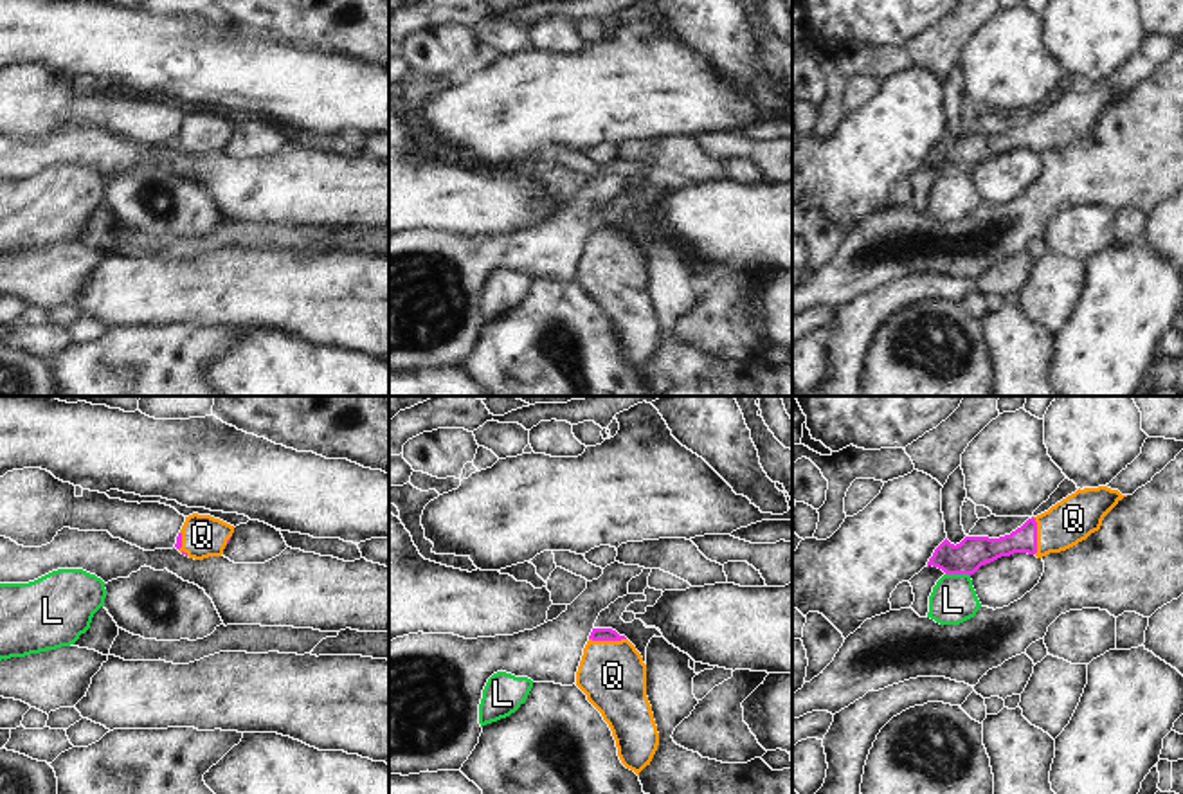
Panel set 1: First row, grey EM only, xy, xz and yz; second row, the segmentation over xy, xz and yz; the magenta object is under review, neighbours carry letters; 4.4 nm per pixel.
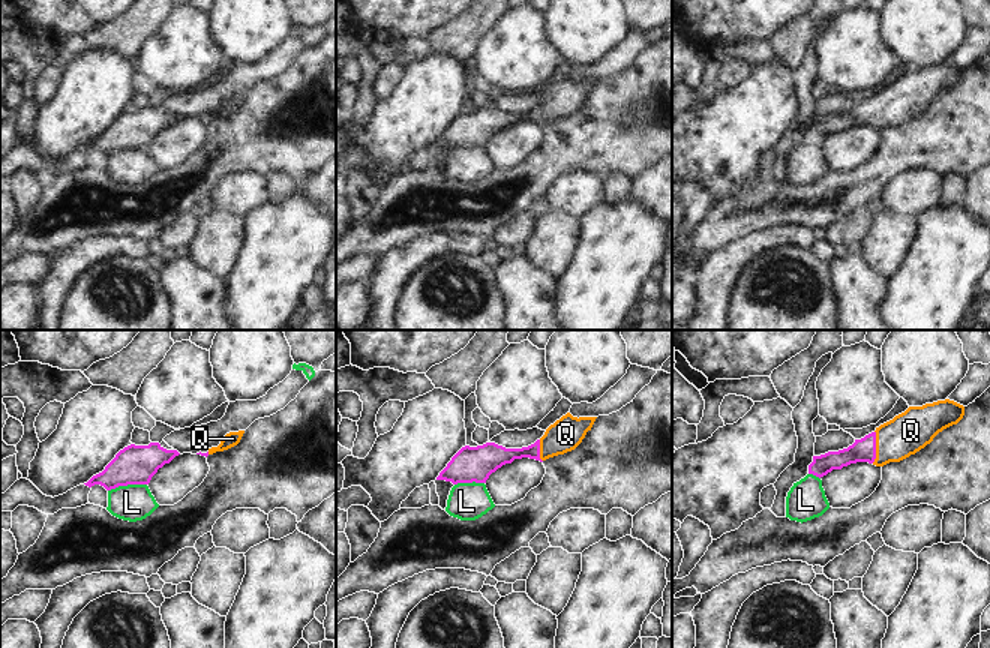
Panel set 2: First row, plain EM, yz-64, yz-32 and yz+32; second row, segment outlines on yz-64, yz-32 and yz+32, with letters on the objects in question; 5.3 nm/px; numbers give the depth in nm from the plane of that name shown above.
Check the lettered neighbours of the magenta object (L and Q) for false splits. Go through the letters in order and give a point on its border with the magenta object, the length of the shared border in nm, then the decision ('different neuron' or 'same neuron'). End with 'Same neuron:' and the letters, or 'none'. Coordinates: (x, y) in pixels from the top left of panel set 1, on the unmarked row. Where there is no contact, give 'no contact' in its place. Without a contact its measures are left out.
L: yz (958, 170) | 110 nm | different neuron
Q: xz (607, 236) | 170 nm | same neuron
Same neuron: Q

